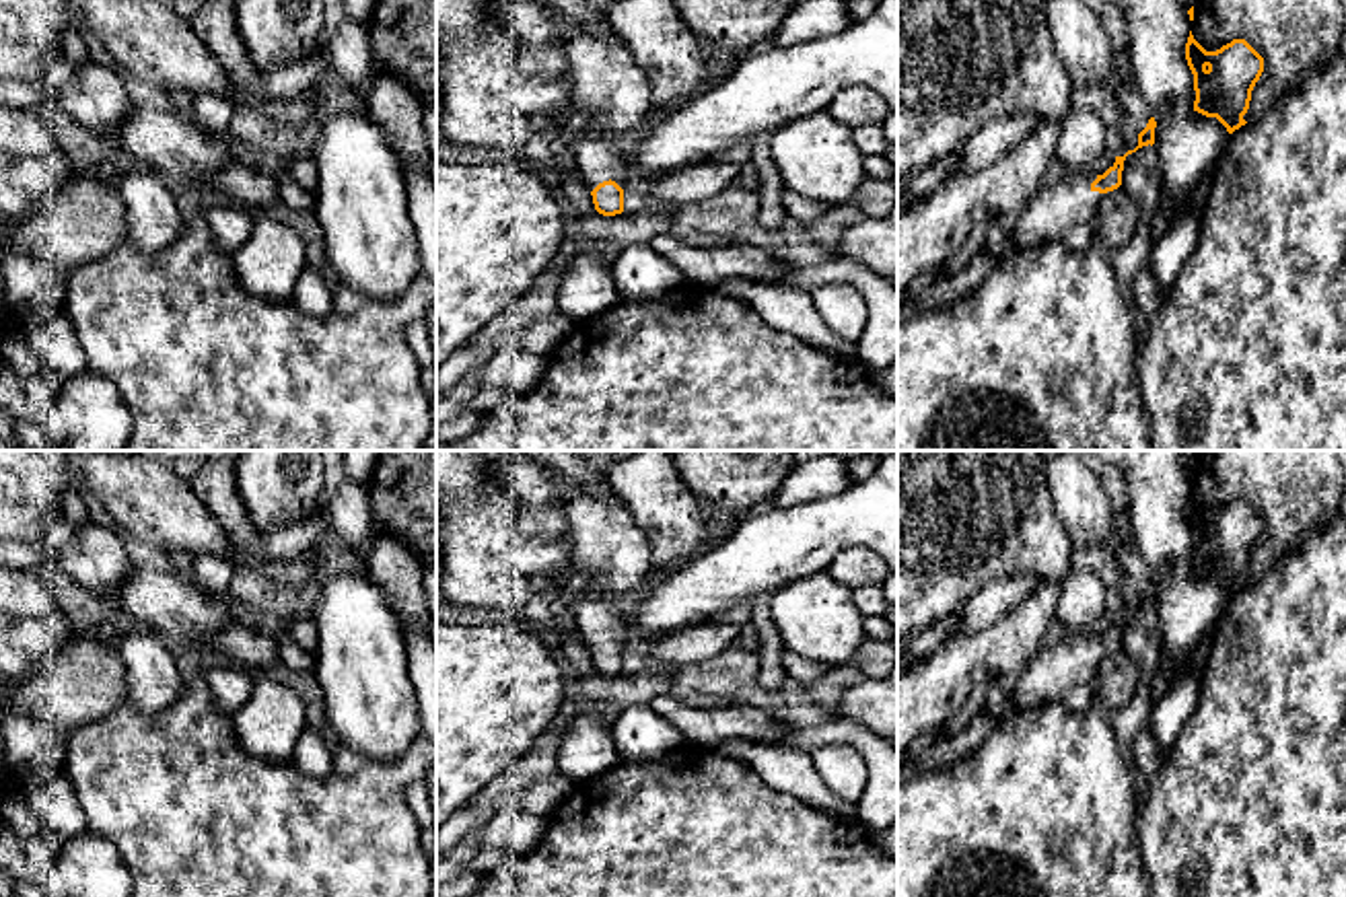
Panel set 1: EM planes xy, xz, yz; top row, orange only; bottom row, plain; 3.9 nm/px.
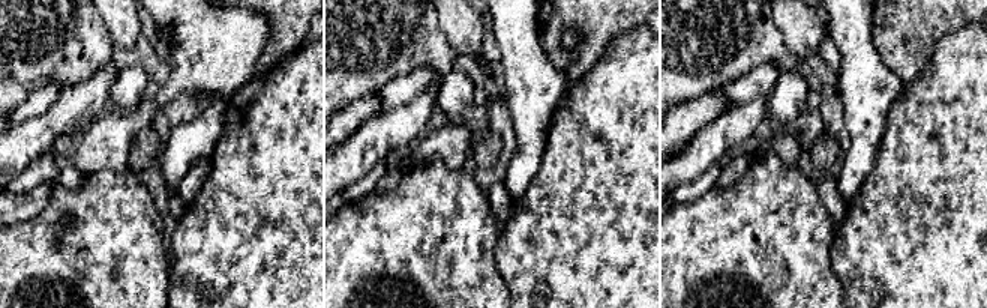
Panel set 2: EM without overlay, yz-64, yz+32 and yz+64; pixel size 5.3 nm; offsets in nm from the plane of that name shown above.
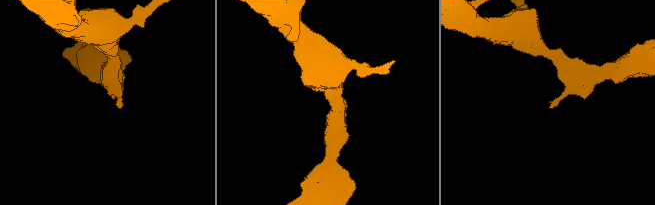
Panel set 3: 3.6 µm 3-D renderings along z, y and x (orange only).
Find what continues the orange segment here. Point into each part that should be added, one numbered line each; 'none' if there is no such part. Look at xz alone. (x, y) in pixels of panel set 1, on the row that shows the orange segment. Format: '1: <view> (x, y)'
1: xz (595, 157)

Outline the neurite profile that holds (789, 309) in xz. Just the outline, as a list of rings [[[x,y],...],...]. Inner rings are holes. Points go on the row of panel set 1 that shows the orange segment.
[[[729,278],[716,288],[749,304],[770,327],[792,333],[829,356],[852,356],[856,350],[823,321],[807,290],[770,286],[749,278]]]

